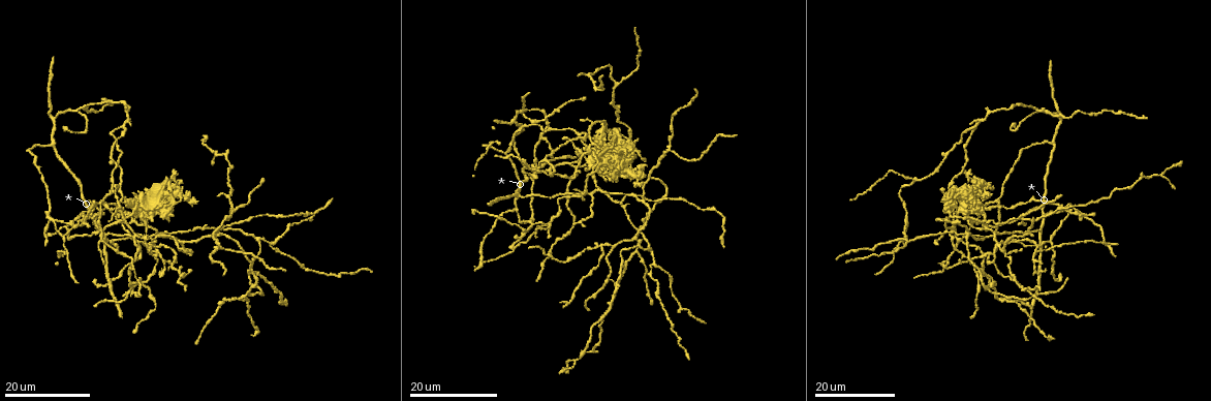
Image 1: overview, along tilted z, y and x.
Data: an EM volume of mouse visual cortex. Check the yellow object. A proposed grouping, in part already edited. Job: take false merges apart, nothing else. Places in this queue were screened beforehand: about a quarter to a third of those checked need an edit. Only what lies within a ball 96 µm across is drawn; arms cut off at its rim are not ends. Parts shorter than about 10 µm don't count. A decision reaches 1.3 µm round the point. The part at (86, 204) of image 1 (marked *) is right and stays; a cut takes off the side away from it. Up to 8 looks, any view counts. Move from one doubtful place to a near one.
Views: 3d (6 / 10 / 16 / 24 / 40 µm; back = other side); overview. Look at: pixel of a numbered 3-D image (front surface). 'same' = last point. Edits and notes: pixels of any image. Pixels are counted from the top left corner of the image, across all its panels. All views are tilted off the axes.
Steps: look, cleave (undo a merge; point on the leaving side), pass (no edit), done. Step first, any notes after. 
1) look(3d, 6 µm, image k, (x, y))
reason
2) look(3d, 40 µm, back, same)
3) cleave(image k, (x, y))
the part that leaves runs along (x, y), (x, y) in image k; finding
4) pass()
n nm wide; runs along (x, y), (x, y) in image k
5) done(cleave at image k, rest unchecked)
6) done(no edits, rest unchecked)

look(3d, 16 µm, image 1, (145, 239))
four or more arms meet

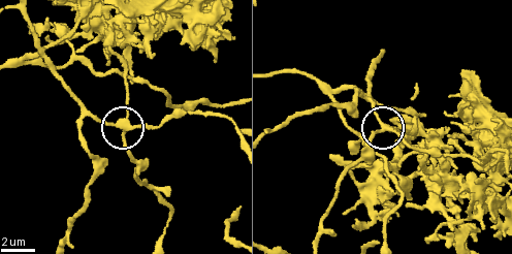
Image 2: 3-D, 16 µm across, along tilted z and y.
look(3d, 6 µm, image 2, (125, 126))

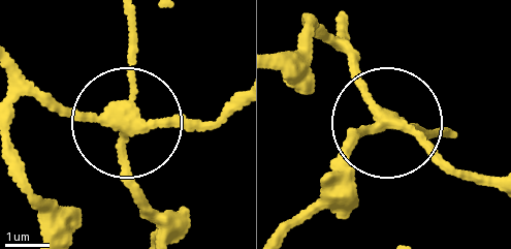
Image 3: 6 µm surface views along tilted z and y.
cleave(image 3, (128, 185))
a second neuron is stuck on

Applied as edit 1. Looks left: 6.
look(overview)

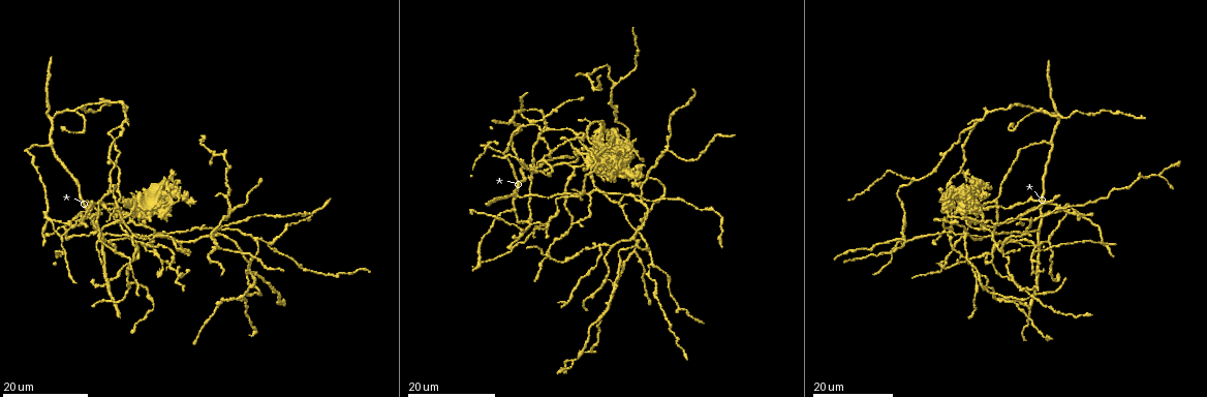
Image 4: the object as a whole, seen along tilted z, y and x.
look(3d, 24 µm, image 4, (126, 279))
narrows sharply

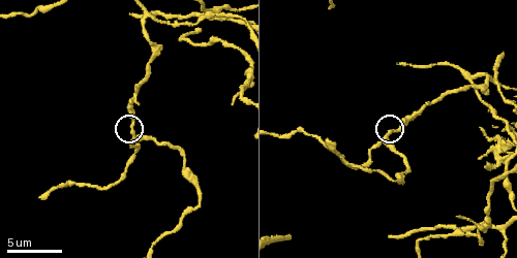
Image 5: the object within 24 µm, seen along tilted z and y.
look(3d, 10 µm, image 5, (395, 130))

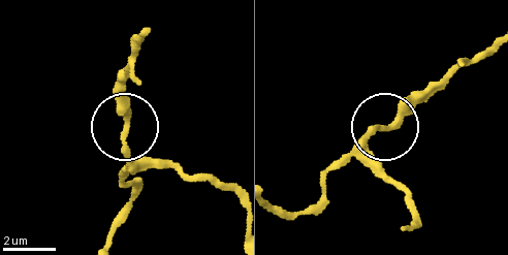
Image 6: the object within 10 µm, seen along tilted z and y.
pass()
220 nm wide; runs along (141, 39), (125, 91), (126, 174) in image 6; all the same neuron

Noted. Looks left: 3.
look(3d, 24 µm, image 4, (994, 243))
four or more arms meet

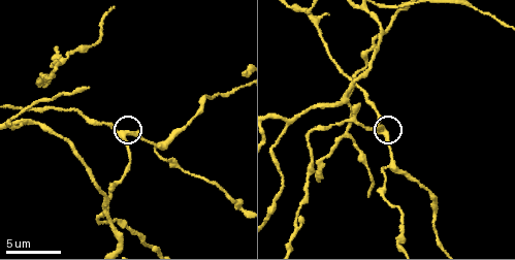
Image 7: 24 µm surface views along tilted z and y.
look(3d, 6 µm, image 7, (126, 133))

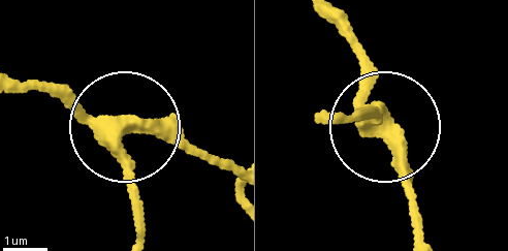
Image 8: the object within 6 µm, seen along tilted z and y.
pass()
side arm 37 µm; 4 arms; all the same neuron

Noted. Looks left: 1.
look(3d, 10 µm, image 7, (347, 136))
a fork

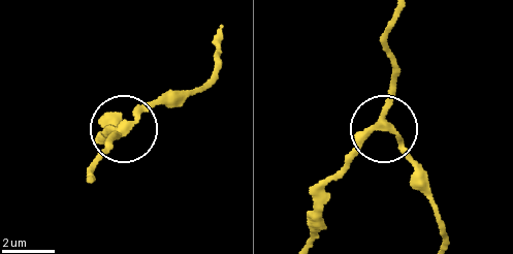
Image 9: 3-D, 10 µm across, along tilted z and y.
pass()
3 arms; runs along (395, 21), (386, 122), (402, 154), (423, 170) in image 9; continuous, no second neuron

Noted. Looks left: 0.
done(cleave at image 3, rest unchecked)

